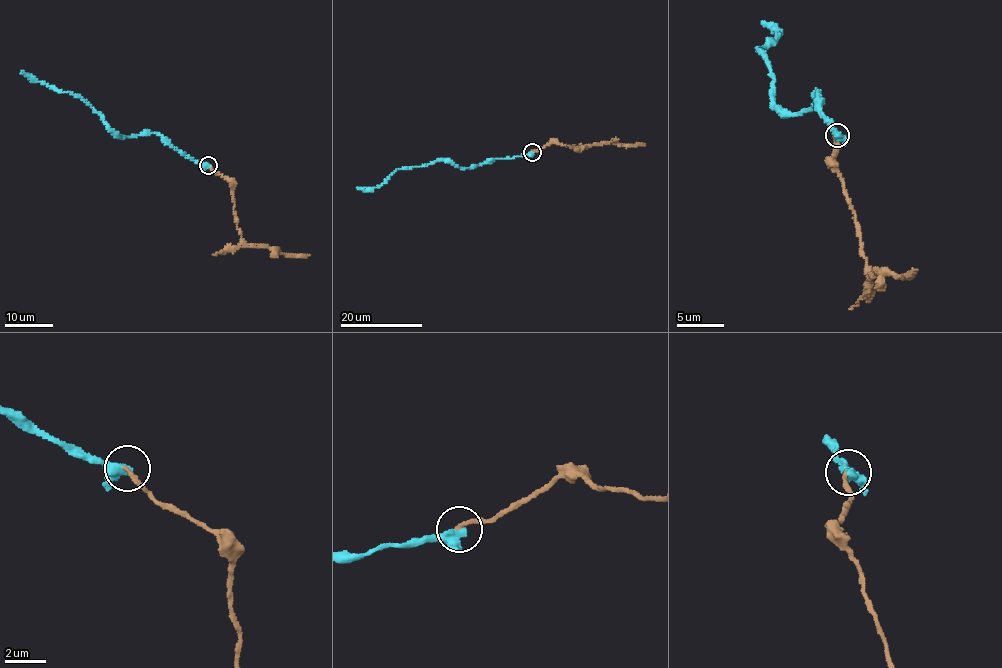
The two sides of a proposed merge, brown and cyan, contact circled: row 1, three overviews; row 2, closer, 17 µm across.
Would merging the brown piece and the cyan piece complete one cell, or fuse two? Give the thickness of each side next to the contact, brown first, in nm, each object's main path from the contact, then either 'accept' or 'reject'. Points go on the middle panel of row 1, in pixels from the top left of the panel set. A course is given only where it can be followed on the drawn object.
200 nm thick on the brown side, 380 nm on the other; brown runs (532, 153), (552, 142), (576, 146), (645, 144); cyan runs (532, 153), (493, 158), (464, 168), (435, 161), (427, 165), (396, 169), (372, 189), (356, 188); accept

